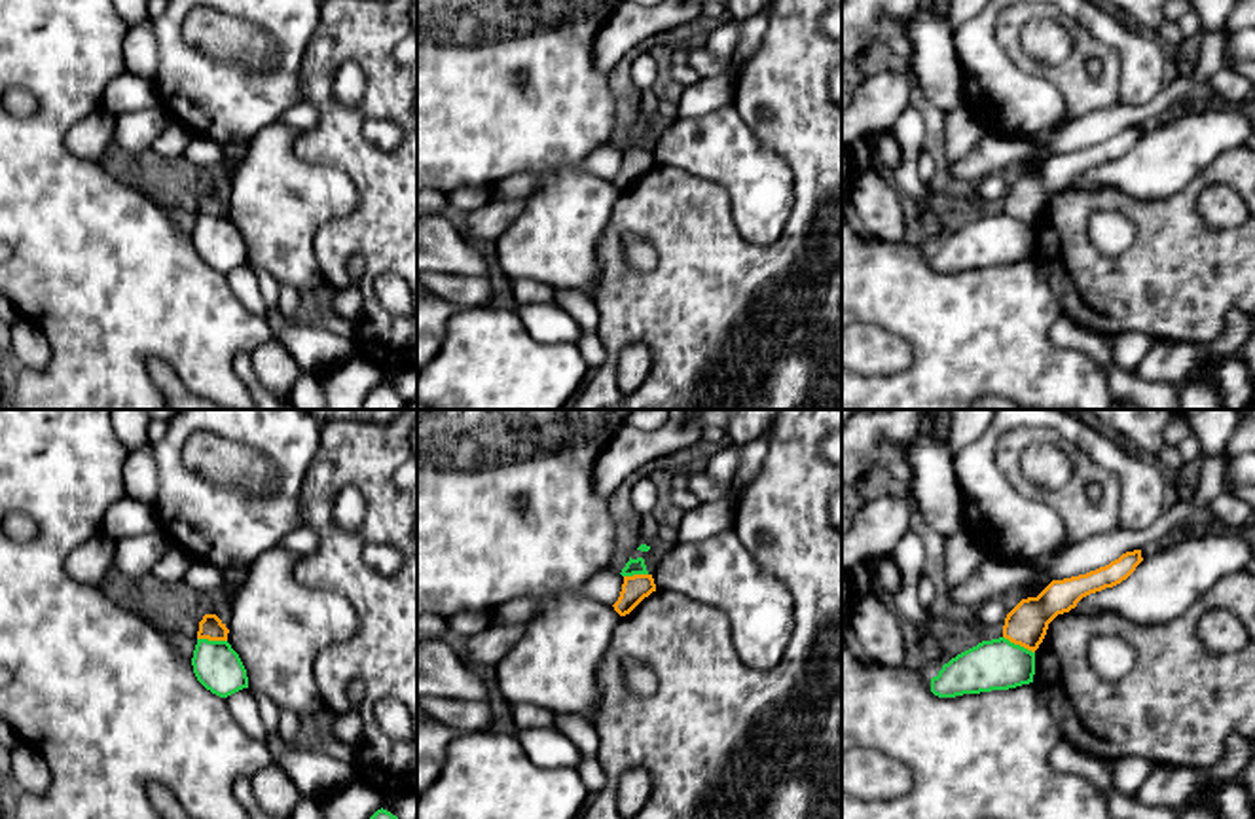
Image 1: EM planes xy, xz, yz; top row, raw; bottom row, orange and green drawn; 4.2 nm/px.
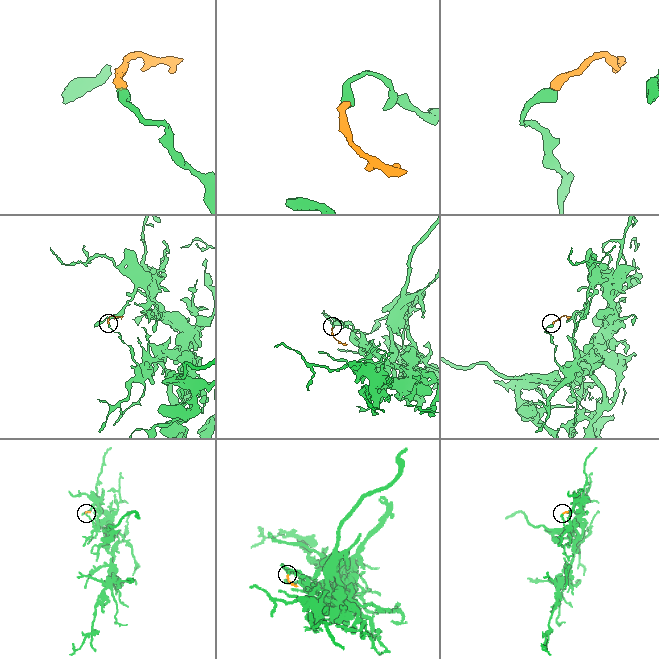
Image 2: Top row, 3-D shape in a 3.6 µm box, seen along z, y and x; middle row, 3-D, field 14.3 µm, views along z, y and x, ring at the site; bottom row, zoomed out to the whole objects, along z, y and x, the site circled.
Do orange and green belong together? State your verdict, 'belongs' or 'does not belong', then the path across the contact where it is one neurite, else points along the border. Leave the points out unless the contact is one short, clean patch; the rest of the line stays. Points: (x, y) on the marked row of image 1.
does not belong; border along yz (1003, 636), (1034, 653)

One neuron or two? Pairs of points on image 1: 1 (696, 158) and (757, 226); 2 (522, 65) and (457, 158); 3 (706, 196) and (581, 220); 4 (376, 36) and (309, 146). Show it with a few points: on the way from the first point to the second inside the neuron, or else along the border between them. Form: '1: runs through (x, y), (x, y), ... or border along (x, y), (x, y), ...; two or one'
1: runs through (717, 163), (757, 205); one
2: runs through (499, 88), (457, 129), (457, 135); one
3: border along (622, 192), (596, 256); two
4: runs through (344, 48), (325, 67), (325, 114); one

